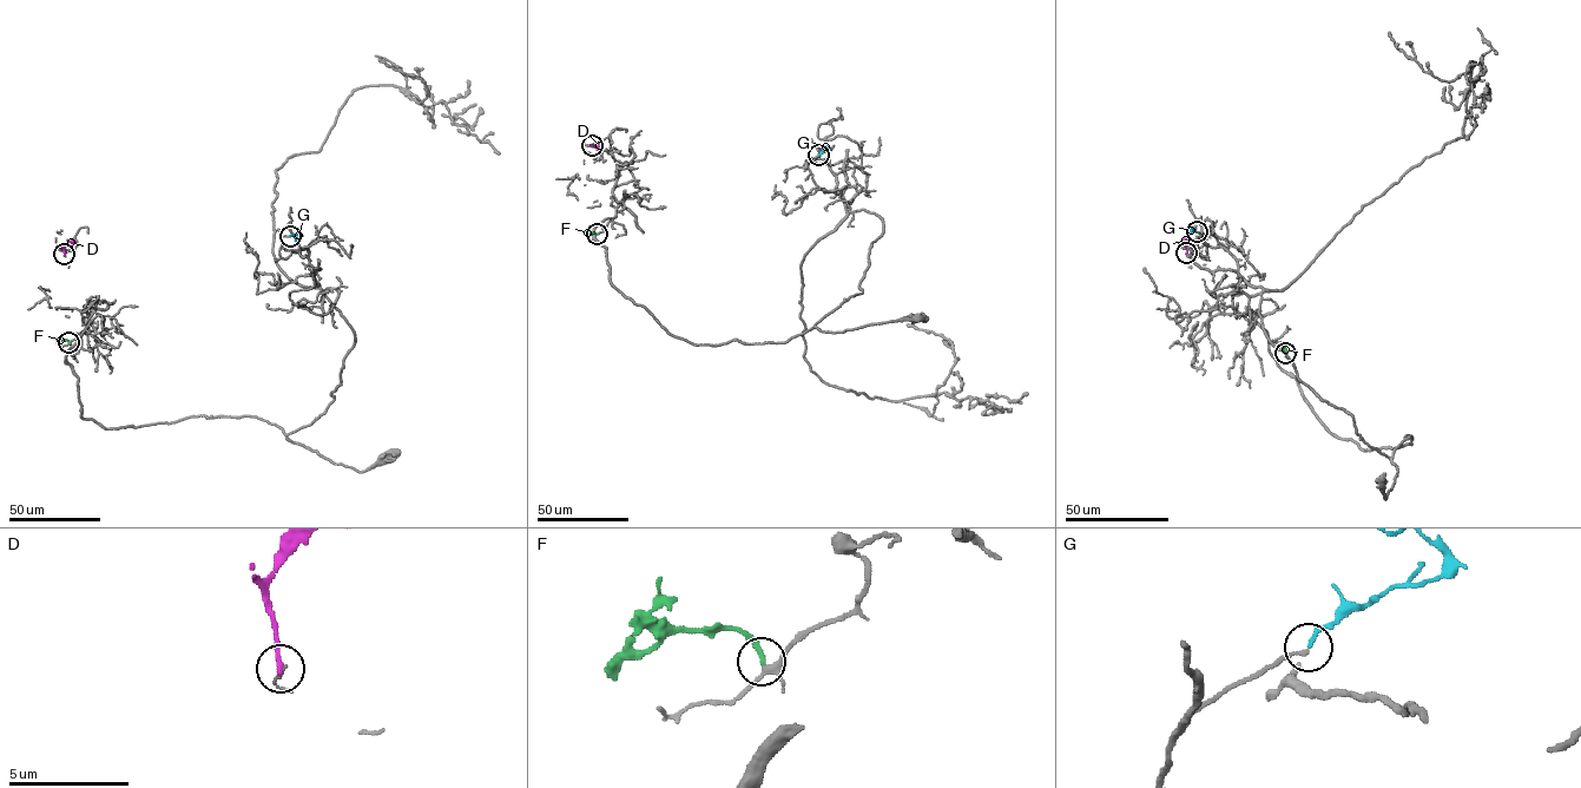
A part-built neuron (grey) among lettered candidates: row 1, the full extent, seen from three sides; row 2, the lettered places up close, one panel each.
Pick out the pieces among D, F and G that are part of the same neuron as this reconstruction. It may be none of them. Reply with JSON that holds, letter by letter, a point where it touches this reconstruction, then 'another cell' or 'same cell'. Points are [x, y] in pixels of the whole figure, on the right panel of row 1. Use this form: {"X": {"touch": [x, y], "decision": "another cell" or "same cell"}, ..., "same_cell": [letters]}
{"D": {"touch": [1186, 253], "decision": "another cell"}, "F": {"touch": [1285, 353], "decision": "another cell"}, "G": {"touch": [1197, 231], "decision": "same cell"}, "same_cell": ["G"]}

